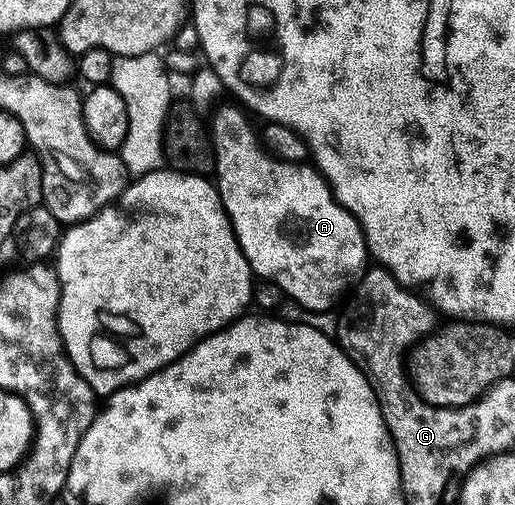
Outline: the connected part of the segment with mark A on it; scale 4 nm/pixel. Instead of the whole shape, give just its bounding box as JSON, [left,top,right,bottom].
[214,111,370,312]

